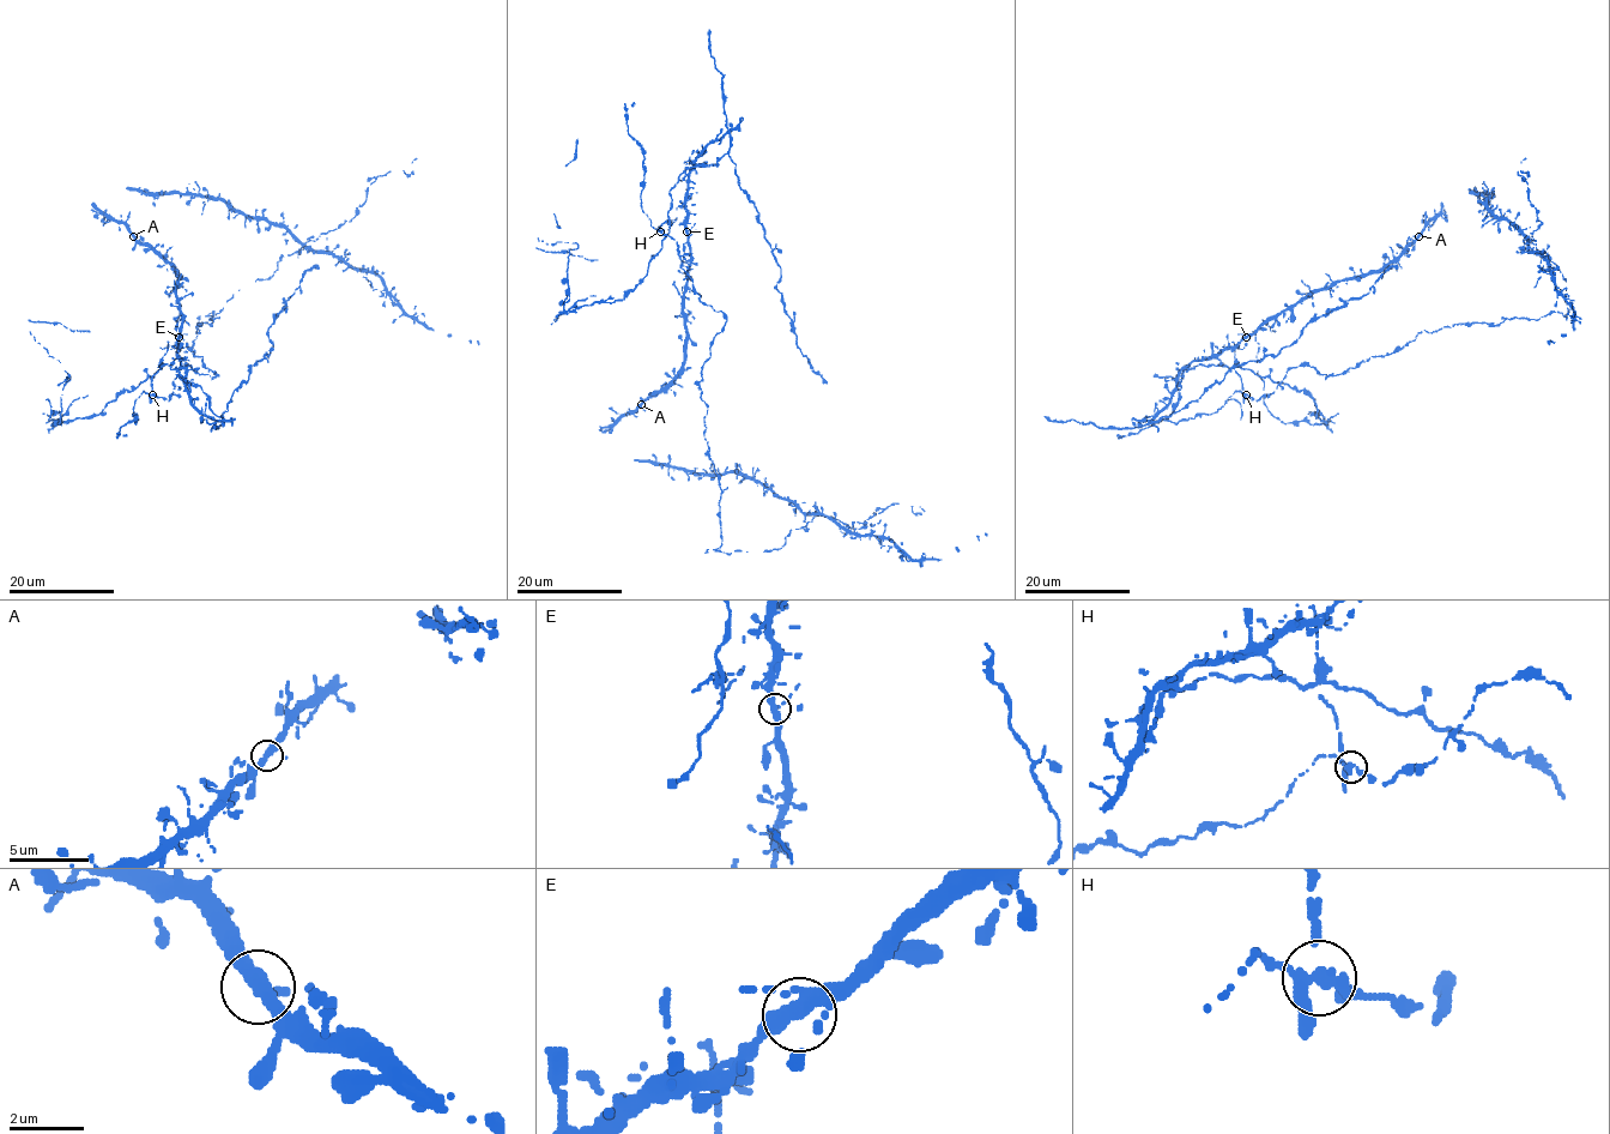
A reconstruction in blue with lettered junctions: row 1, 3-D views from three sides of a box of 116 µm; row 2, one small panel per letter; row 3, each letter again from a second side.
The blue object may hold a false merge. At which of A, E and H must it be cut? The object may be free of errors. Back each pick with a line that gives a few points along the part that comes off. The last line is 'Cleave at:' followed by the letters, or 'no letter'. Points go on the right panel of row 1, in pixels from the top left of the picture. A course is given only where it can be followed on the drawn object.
H: Course of the part to remove: (1246, 394), (1234, 368), (1194, 366), (1182, 372), (1168, 416), (1233, 367), (1276, 355), (1308, 323), (1397, 269)
Cleave at: H

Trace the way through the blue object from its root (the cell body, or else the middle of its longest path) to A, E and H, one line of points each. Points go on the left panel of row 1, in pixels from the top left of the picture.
A: (213, 373), (186, 366), (169, 399), (150, 393), (159, 366), (180, 366), (182, 314), (176, 270), (133, 236)
E: (213, 373), (186, 366), (169, 399), (150, 393), (159, 366), (180, 366), (179, 337)
H: (213, 373), (218, 375), (199, 374), (191, 366), (186, 366), (174, 381), (169, 399), (152, 394)

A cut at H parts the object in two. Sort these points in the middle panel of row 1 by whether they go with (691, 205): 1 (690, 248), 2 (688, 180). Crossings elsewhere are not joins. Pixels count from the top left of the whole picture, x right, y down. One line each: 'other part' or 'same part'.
1: same part
2: same part

